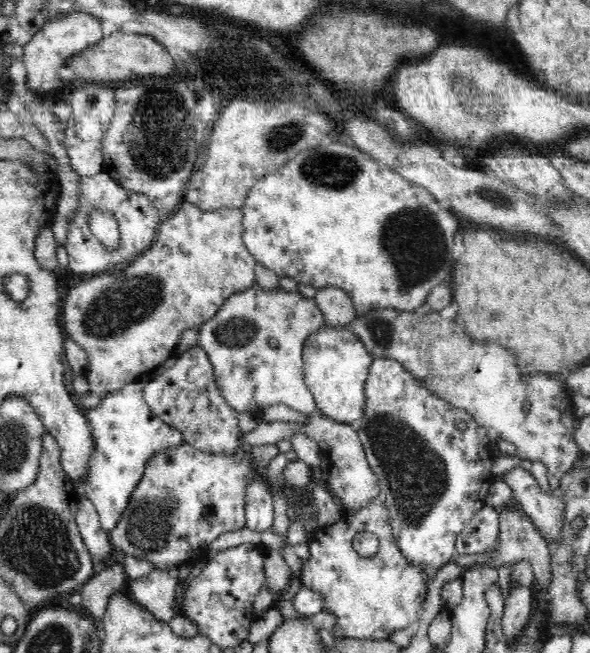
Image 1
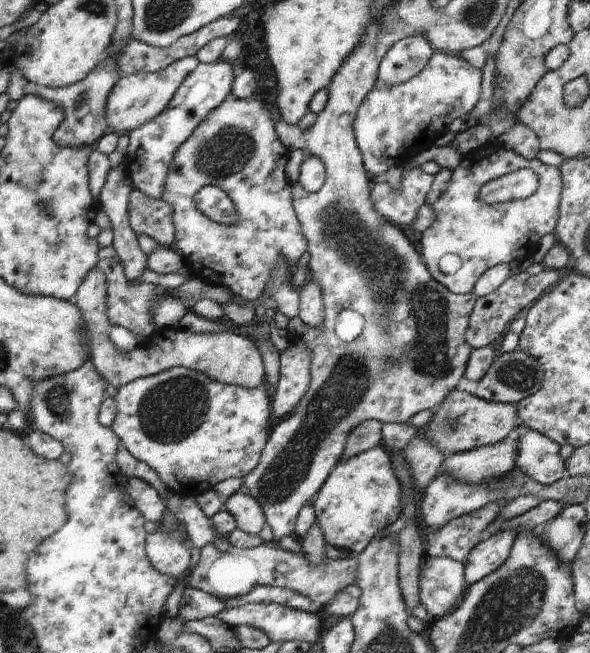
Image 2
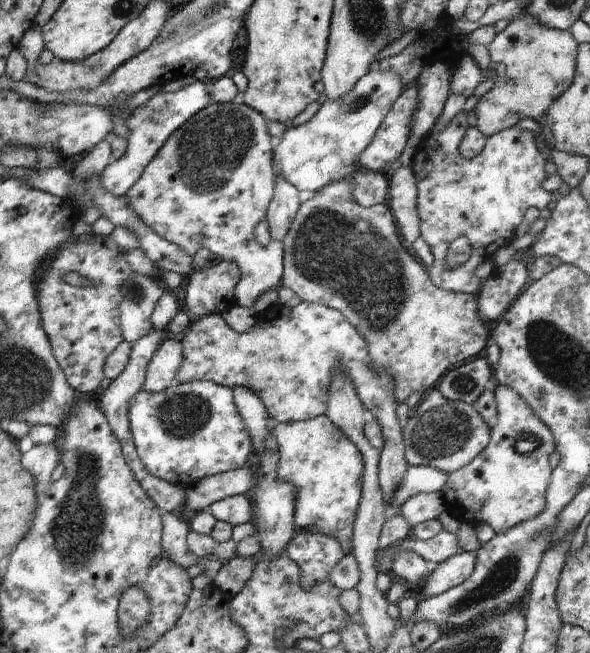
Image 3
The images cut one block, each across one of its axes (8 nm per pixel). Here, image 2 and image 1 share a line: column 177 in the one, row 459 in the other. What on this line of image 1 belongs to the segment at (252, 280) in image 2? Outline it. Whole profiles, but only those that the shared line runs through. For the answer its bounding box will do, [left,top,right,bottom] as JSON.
[109,444,260,572]

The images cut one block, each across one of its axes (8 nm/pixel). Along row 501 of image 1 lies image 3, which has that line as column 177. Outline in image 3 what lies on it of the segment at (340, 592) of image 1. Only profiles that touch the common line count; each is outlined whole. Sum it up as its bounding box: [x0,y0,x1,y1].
[176,301,408,502]

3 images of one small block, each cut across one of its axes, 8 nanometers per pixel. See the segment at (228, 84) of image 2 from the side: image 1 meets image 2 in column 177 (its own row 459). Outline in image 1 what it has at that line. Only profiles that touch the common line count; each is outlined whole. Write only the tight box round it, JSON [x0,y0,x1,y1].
[73,374,184,534]

